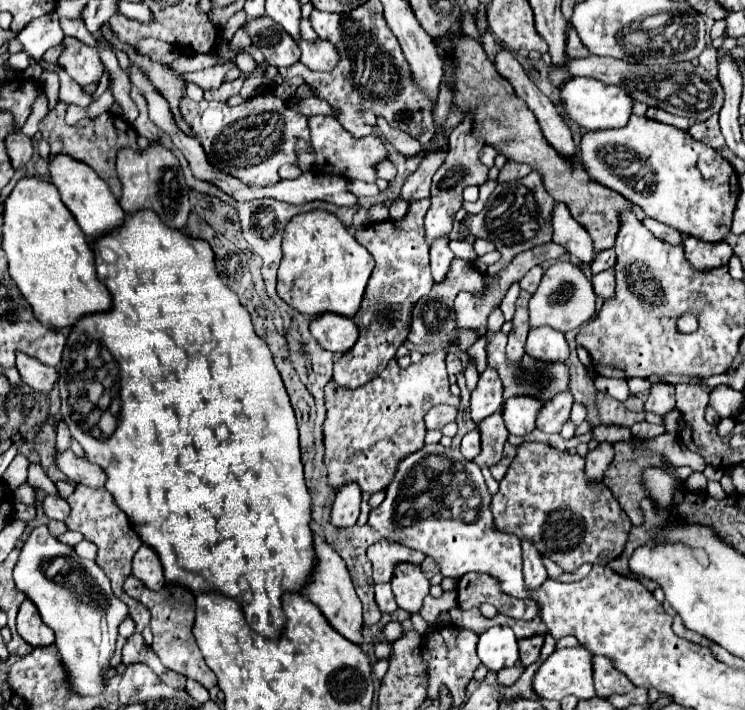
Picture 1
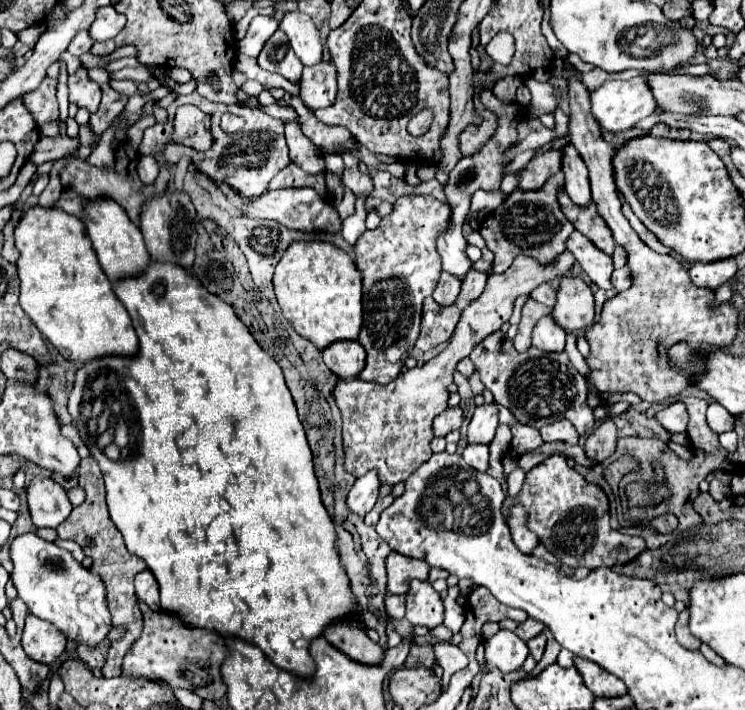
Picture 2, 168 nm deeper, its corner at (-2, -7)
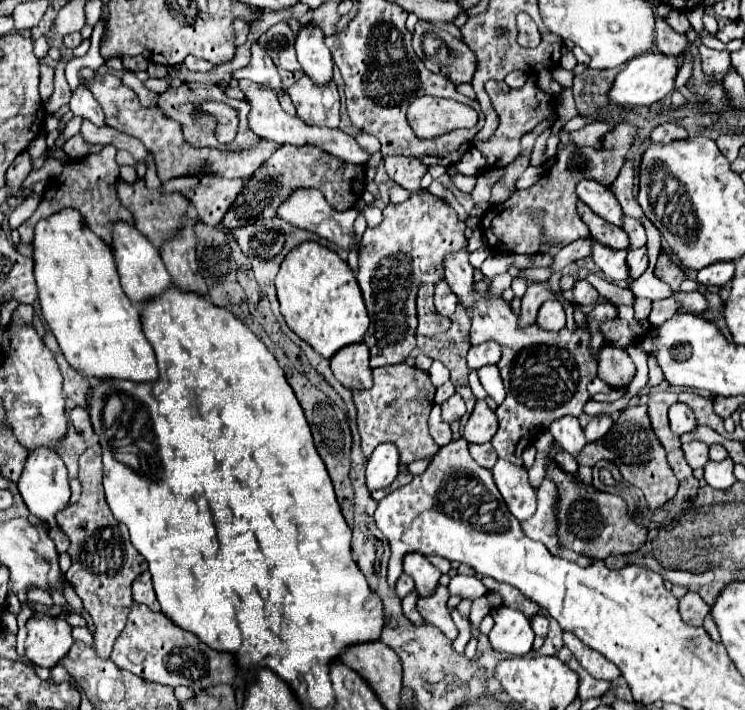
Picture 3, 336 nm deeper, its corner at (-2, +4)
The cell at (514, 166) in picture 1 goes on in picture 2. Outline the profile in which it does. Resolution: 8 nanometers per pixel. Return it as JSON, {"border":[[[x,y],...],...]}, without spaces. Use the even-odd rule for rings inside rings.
{"border":[[[556,149],[540,153],[530,159],[530,163],[518,171],[518,189],[538,189],[546,183],[546,179],[560,171],[562,155]]]}

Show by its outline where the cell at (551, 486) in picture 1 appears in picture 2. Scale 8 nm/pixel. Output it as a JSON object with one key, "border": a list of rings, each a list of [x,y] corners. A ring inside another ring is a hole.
{"border":[[[562,453],[550,455],[526,473],[522,491],[514,497],[506,497],[502,505],[504,521],[510,519],[510,509],[514,505],[522,505],[526,509],[526,527],[534,531],[540,543],[566,567],[612,567],[632,561],[646,549],[642,537],[630,537],[610,527],[606,493],[600,485],[588,483],[578,471],[574,471]]]}

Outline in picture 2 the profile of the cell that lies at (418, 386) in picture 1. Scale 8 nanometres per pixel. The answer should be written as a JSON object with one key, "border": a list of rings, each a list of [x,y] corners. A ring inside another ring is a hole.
{"border":[[[568,251],[560,253],[548,265],[542,265],[526,255],[518,255],[510,269],[500,275],[492,273],[488,277],[484,293],[462,311],[456,331],[440,355],[432,357],[420,367],[406,369],[386,385],[366,383],[360,379],[342,379],[334,387],[334,399],[342,413],[344,469],[354,477],[362,477],[366,471],[376,471],[382,485],[406,481],[408,475],[412,475],[432,455],[432,419],[448,407],[448,385],[452,383],[456,363],[468,357],[472,349],[482,343],[482,339],[498,331],[502,323],[510,319],[514,299],[518,295],[530,295],[530,291],[540,283],[562,277],[574,265],[574,261],[574,255]]]}

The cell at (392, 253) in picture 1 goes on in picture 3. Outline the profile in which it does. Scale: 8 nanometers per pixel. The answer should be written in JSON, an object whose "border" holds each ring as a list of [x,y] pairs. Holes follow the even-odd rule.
{"border":[[[422,190],[402,204],[388,204],[384,208],[384,220],[376,230],[366,228],[356,278],[370,314],[370,328],[364,342],[370,348],[372,368],[404,362],[414,350],[418,324],[414,296],[420,285],[436,284],[444,279],[446,256],[468,246],[464,228],[464,222],[444,200]]]}

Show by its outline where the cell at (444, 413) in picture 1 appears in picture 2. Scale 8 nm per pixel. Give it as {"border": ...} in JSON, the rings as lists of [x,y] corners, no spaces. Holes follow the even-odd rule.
{"border":[[[448,407],[446,411],[442,411],[436,419],[434,419],[434,425],[432,425],[432,431],[436,437],[446,437],[446,433],[454,431],[454,429],[460,429],[462,425],[462,409],[460,407]]]}

